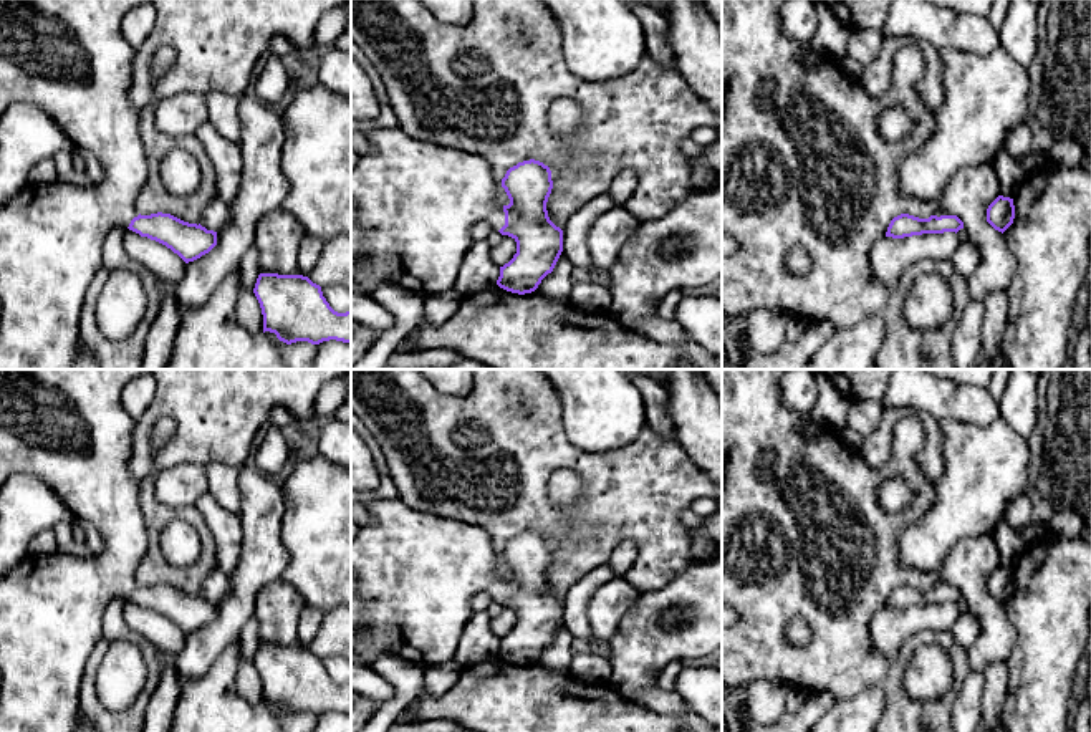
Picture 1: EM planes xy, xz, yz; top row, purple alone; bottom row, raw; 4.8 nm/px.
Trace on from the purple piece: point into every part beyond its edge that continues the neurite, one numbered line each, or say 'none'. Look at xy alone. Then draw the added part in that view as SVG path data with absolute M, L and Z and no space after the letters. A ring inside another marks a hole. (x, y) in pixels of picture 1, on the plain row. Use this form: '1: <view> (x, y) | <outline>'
1: xy (68, 428) | M0 369L0 490L13 474L33 474L41 479L66 505L76 518L89 520L103 538L104 548L93 553L83 548L79 553L55 550L50 555L28 555L5 576L0 578L0 732L74 732L79 720L79 686L86 661L103 638L103 614L113 600L127 600L131 591L139 586L136 570L147 548L146 520L139 505L141 480L129 467L134 450L134 424L121 404L124 386L152 369Z

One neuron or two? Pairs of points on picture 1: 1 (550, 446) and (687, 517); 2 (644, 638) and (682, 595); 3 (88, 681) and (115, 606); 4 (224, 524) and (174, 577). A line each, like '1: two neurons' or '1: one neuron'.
1: two neurons
2: one neuron
3: one neuron
4: two neurons

